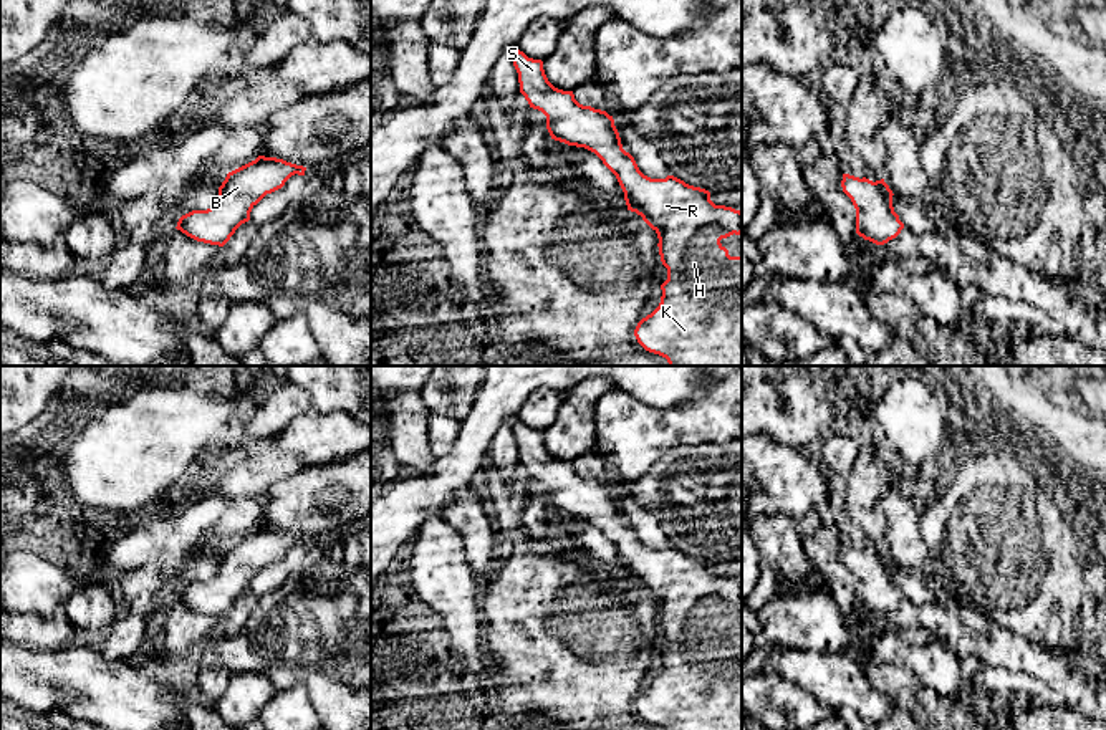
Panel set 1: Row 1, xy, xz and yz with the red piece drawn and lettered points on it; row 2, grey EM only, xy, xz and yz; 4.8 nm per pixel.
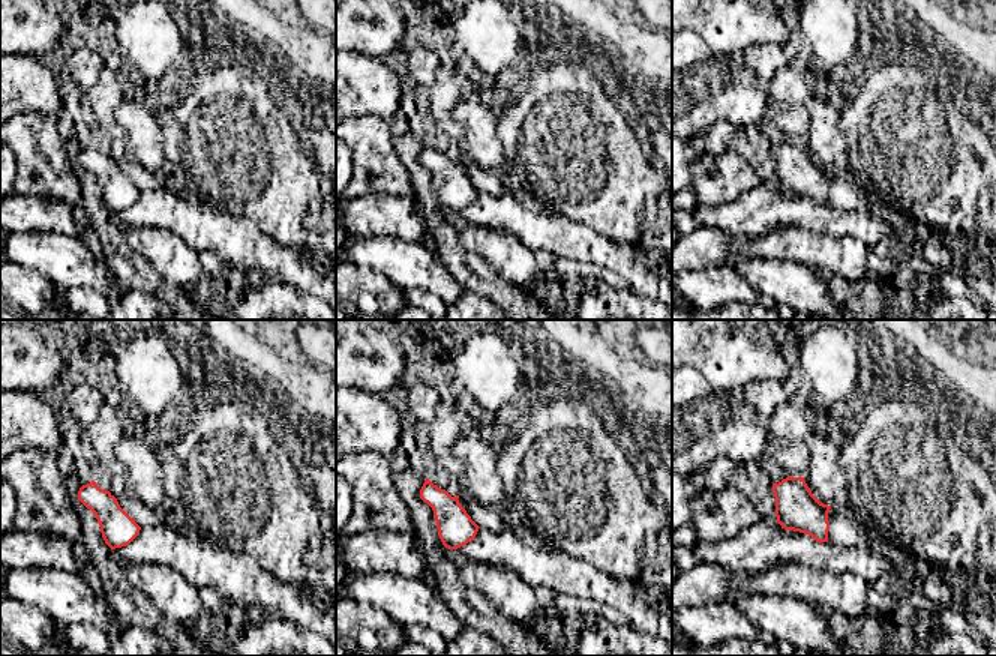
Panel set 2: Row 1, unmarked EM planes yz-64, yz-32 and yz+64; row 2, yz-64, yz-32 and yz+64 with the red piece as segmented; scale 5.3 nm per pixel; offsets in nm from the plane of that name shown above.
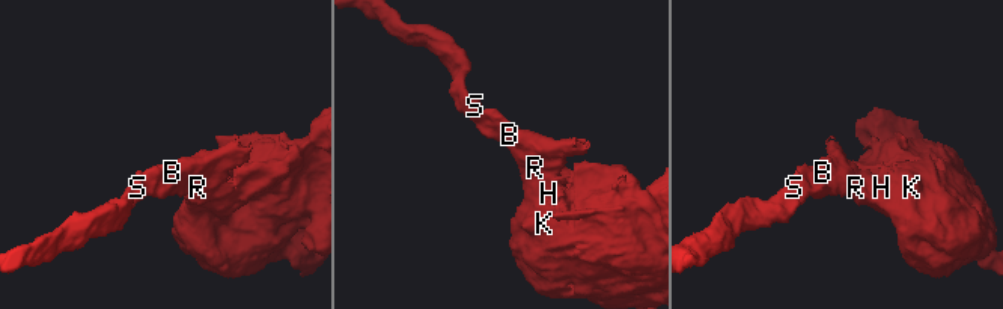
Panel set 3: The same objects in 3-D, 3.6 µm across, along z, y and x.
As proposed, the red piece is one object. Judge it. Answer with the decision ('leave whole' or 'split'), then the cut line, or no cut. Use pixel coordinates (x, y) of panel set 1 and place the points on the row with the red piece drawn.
leave whole; cut none

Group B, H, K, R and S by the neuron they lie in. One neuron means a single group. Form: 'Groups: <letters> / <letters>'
Groups: B H K R S

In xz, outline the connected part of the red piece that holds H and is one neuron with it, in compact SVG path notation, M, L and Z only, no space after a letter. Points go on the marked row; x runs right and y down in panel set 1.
M520 50L512 53L512 60L518 73L520 93L530 108L546 116L546 129L551 139L594 152L616 175L624 192L628 210L641 215L657 233L659 255L667 268L667 280L661 285L662 296L659 306L642 318L634 329L637 343L646 351L666 358L669 366L742 366L742 257L730 257L729 250L720 243L722 238L742 233L742 212L715 205L710 200L709 190L689 185L674 175L666 179L644 175L634 157L623 149L613 116L606 111L579 104L573 91L555 88L545 74L541 60L528 58Z

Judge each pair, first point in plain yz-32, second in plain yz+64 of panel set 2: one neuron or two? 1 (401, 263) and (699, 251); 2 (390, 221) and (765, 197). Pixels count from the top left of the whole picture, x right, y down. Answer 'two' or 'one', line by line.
1: two
2: one

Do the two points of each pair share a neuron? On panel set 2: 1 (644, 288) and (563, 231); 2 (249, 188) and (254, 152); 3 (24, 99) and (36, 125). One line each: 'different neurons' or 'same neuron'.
1: same neuron
2: same neuron
3: different neurons

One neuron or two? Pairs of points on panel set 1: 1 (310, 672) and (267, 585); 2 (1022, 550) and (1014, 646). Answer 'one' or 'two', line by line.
1: one
2: two

